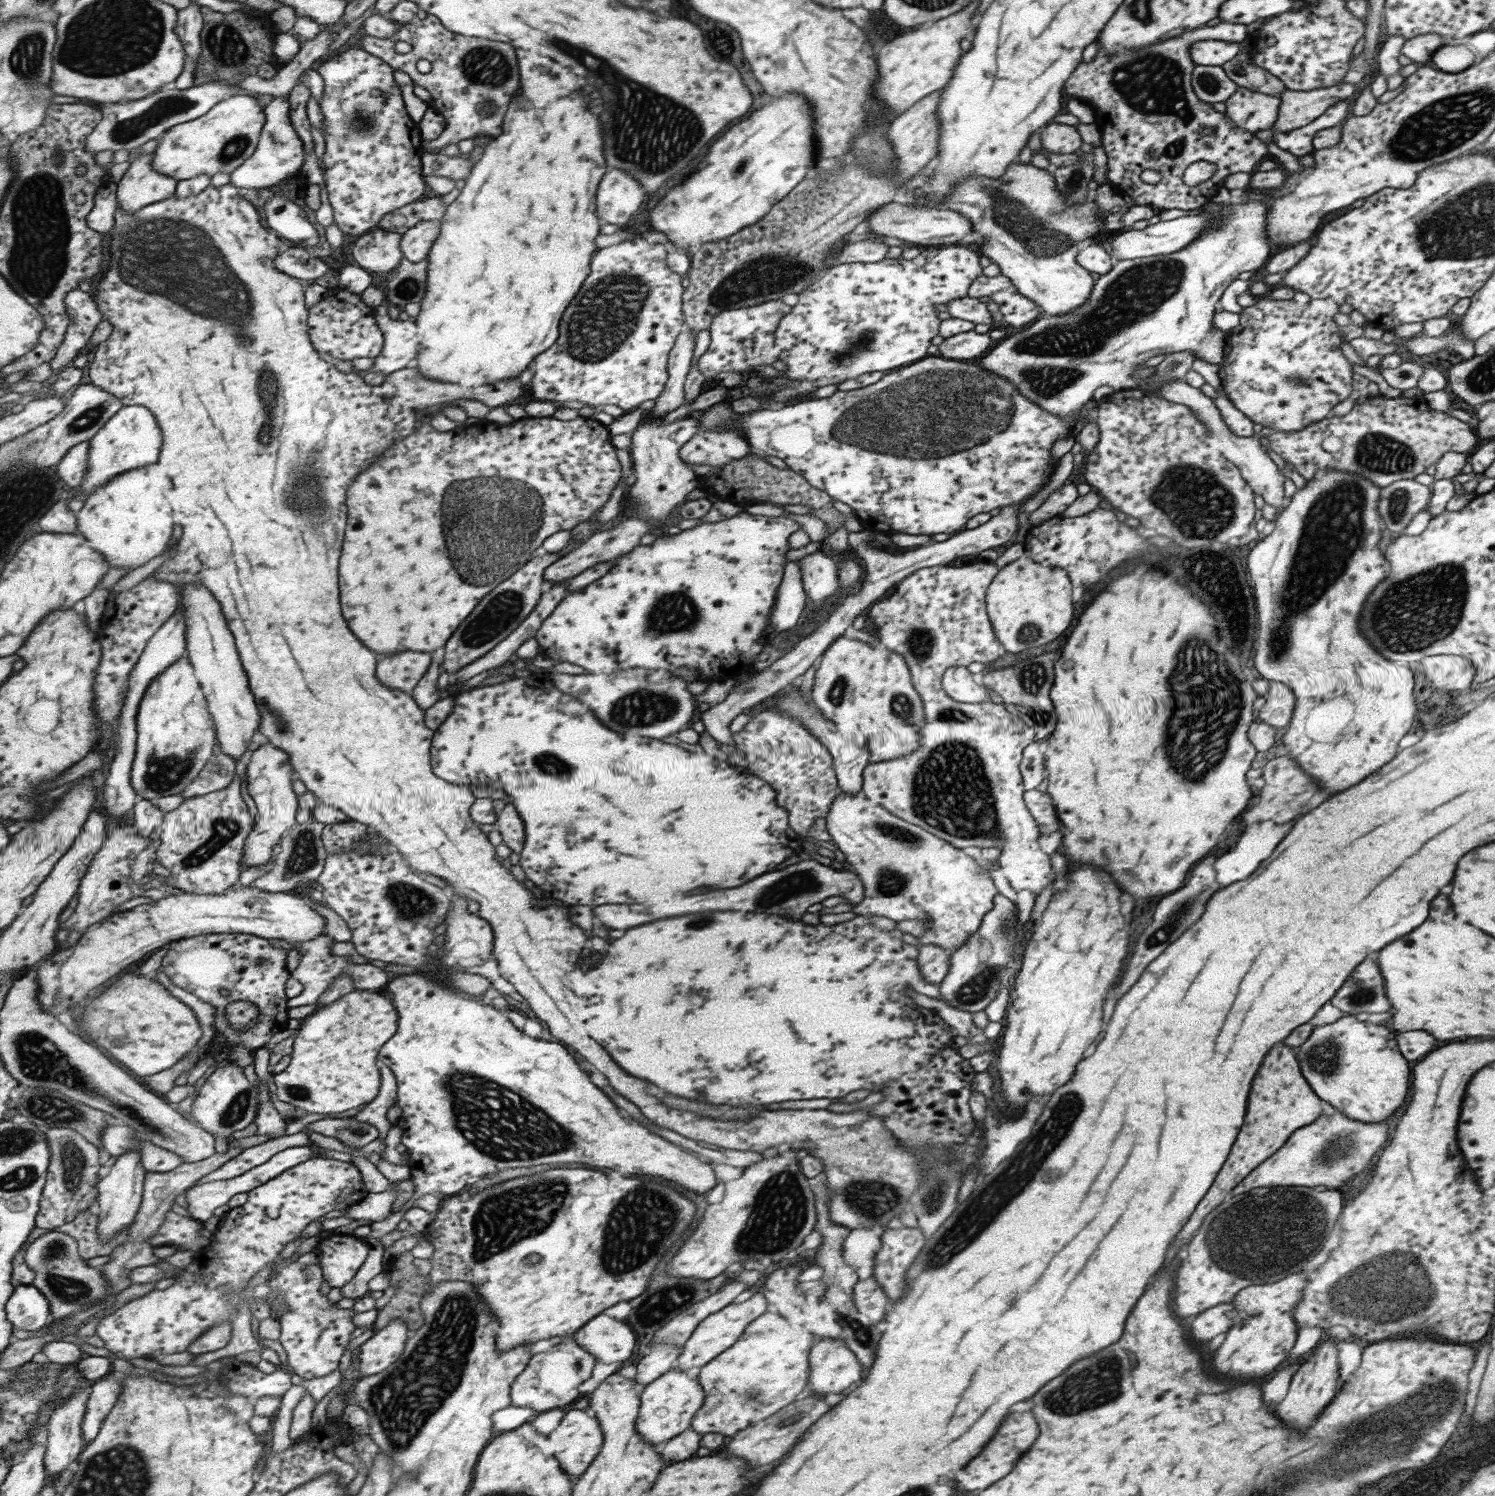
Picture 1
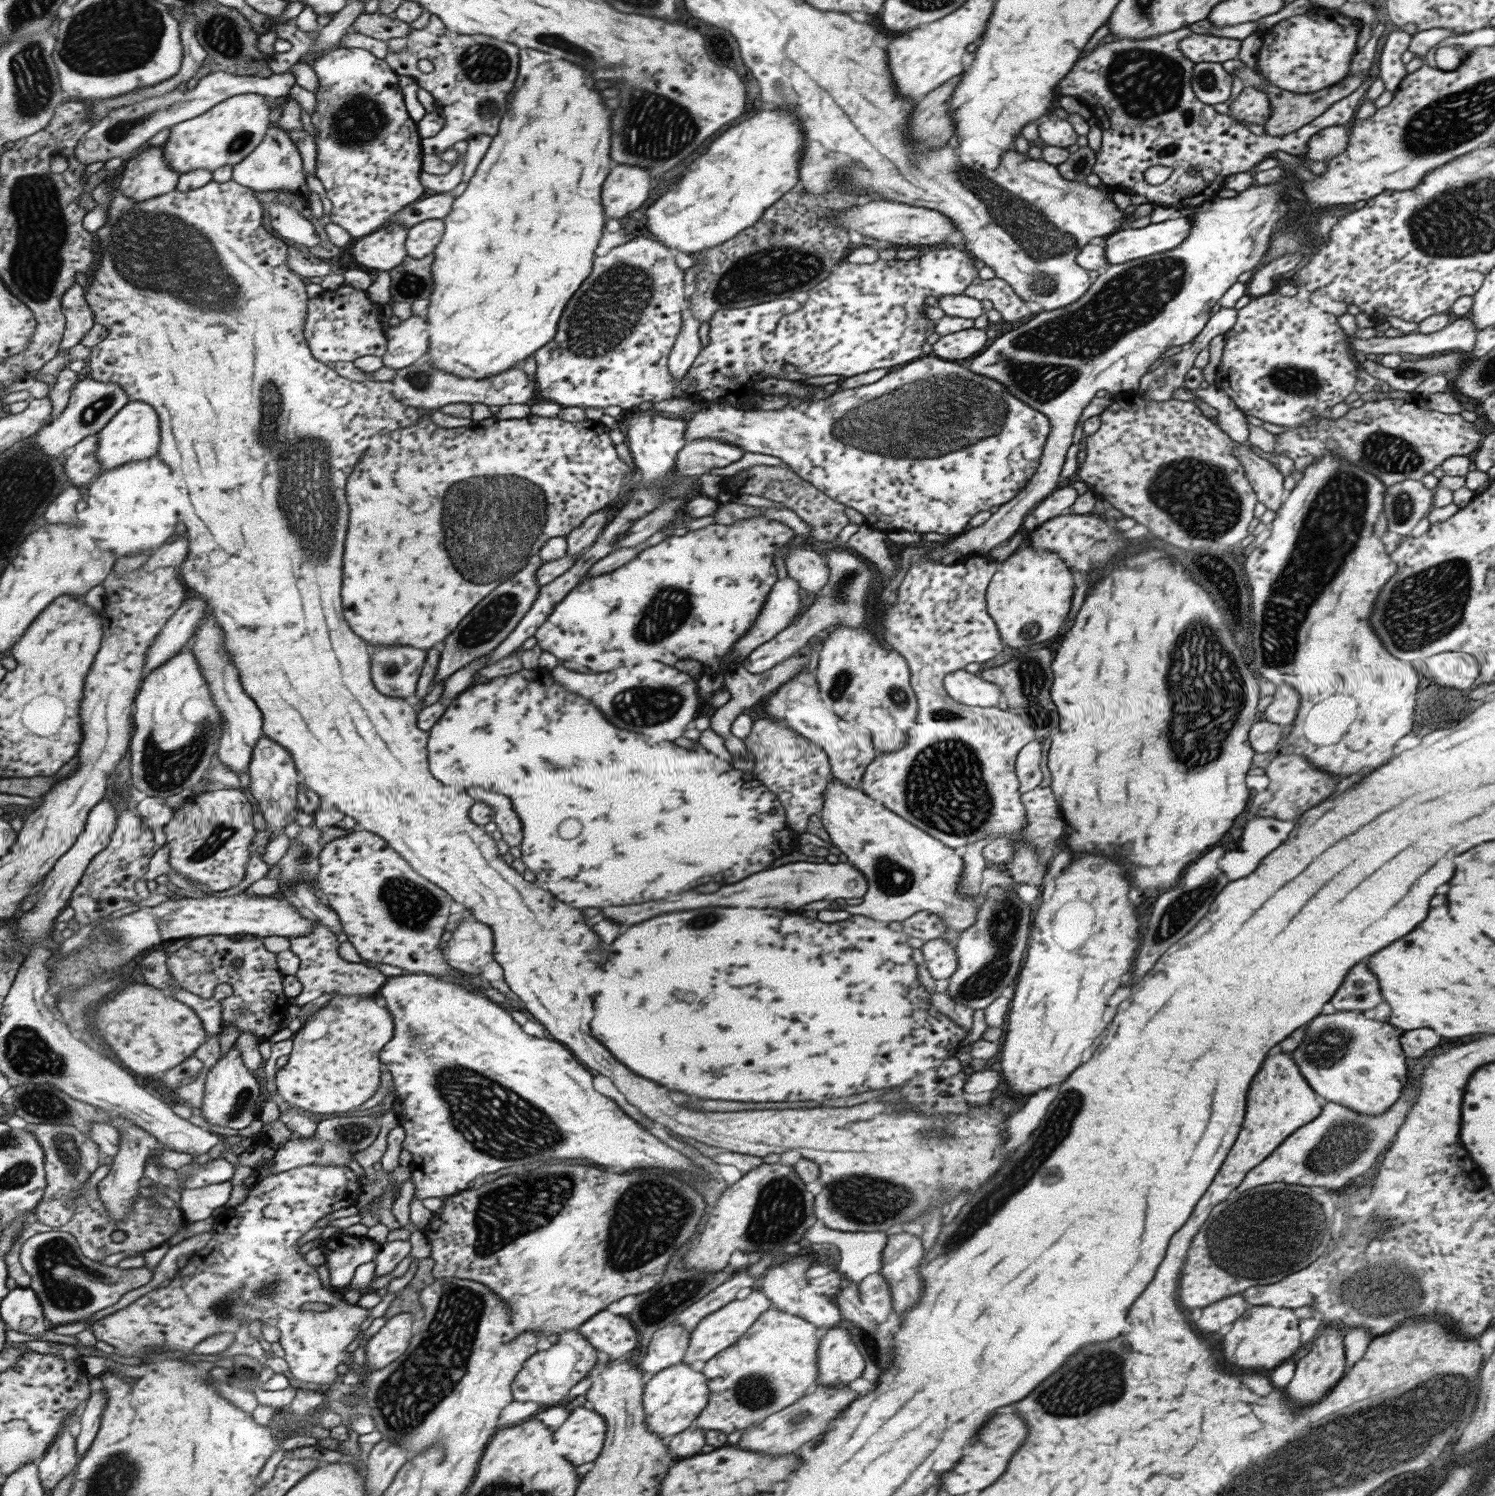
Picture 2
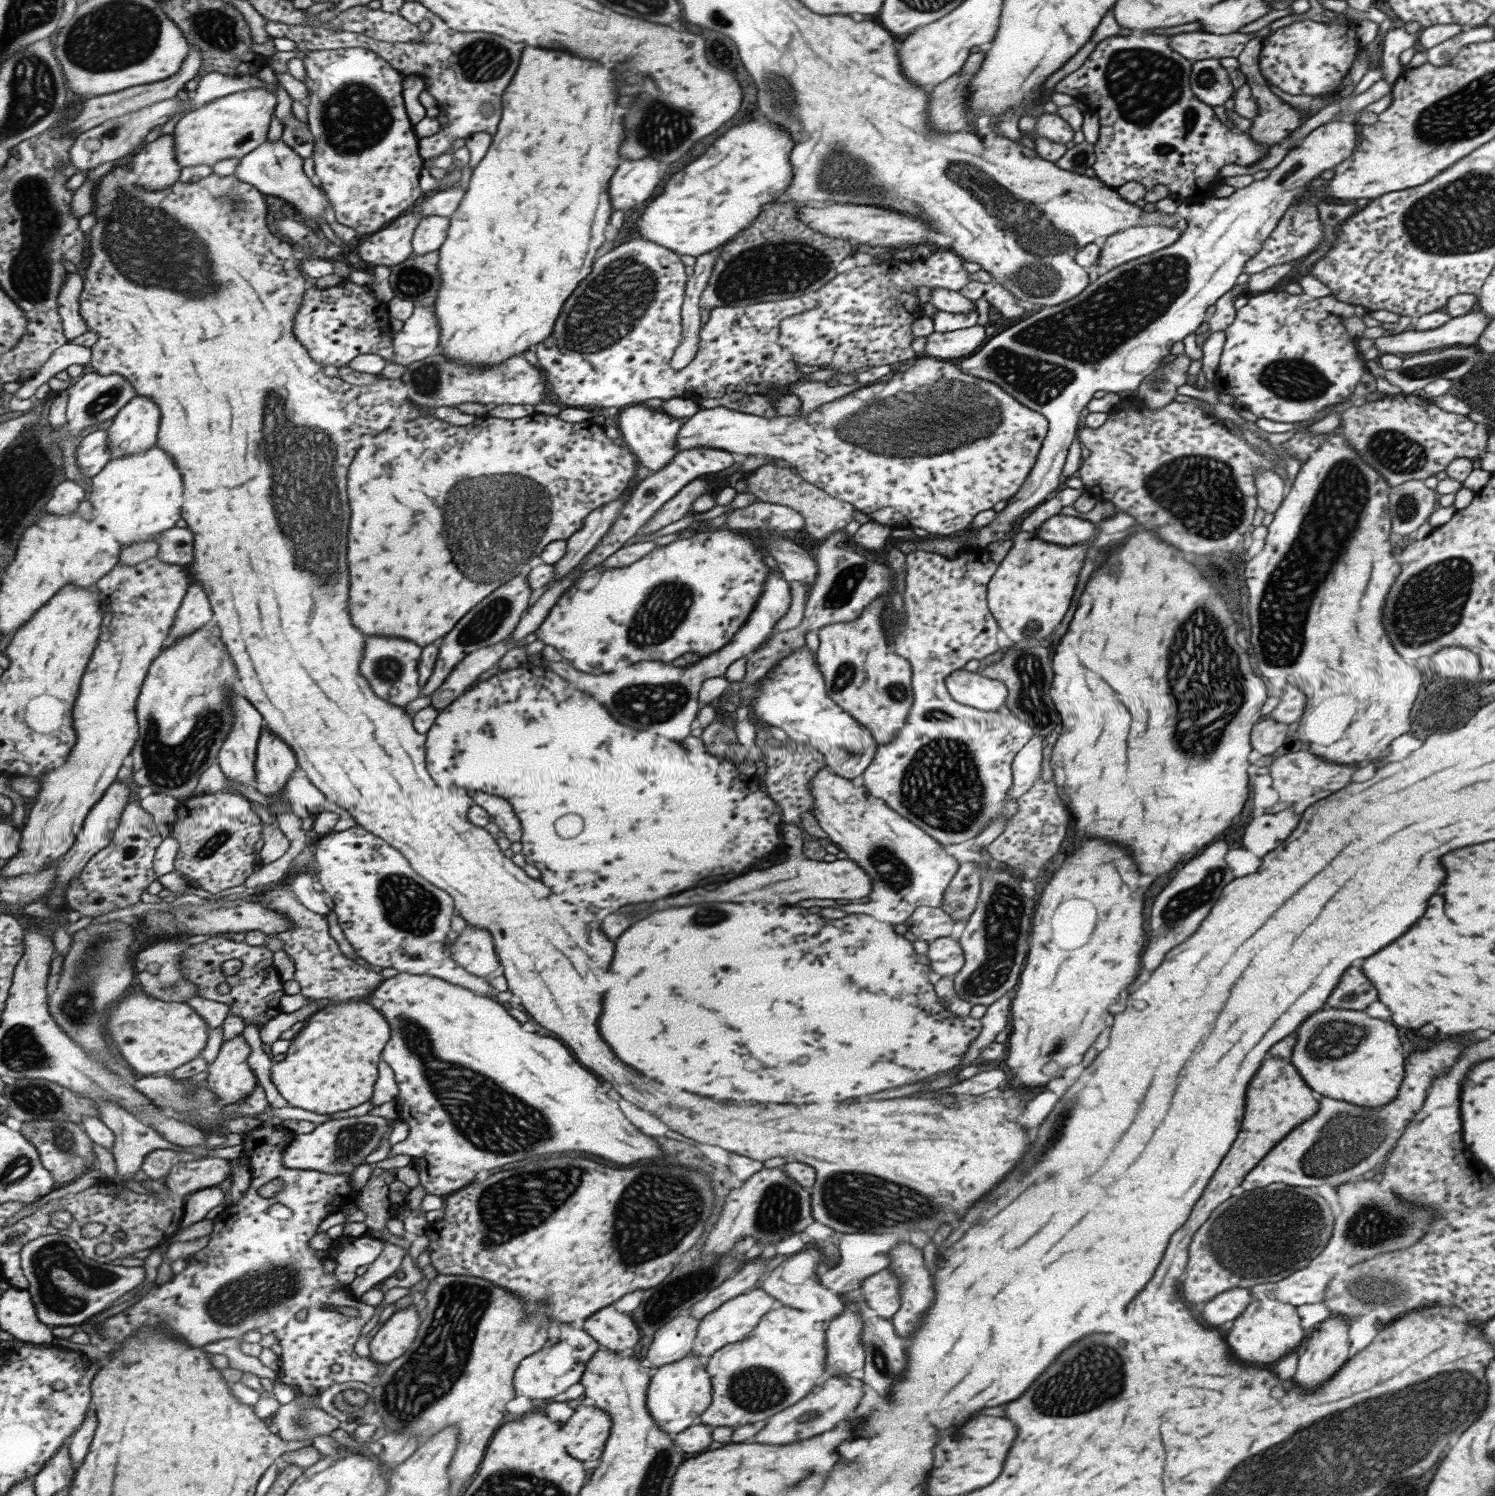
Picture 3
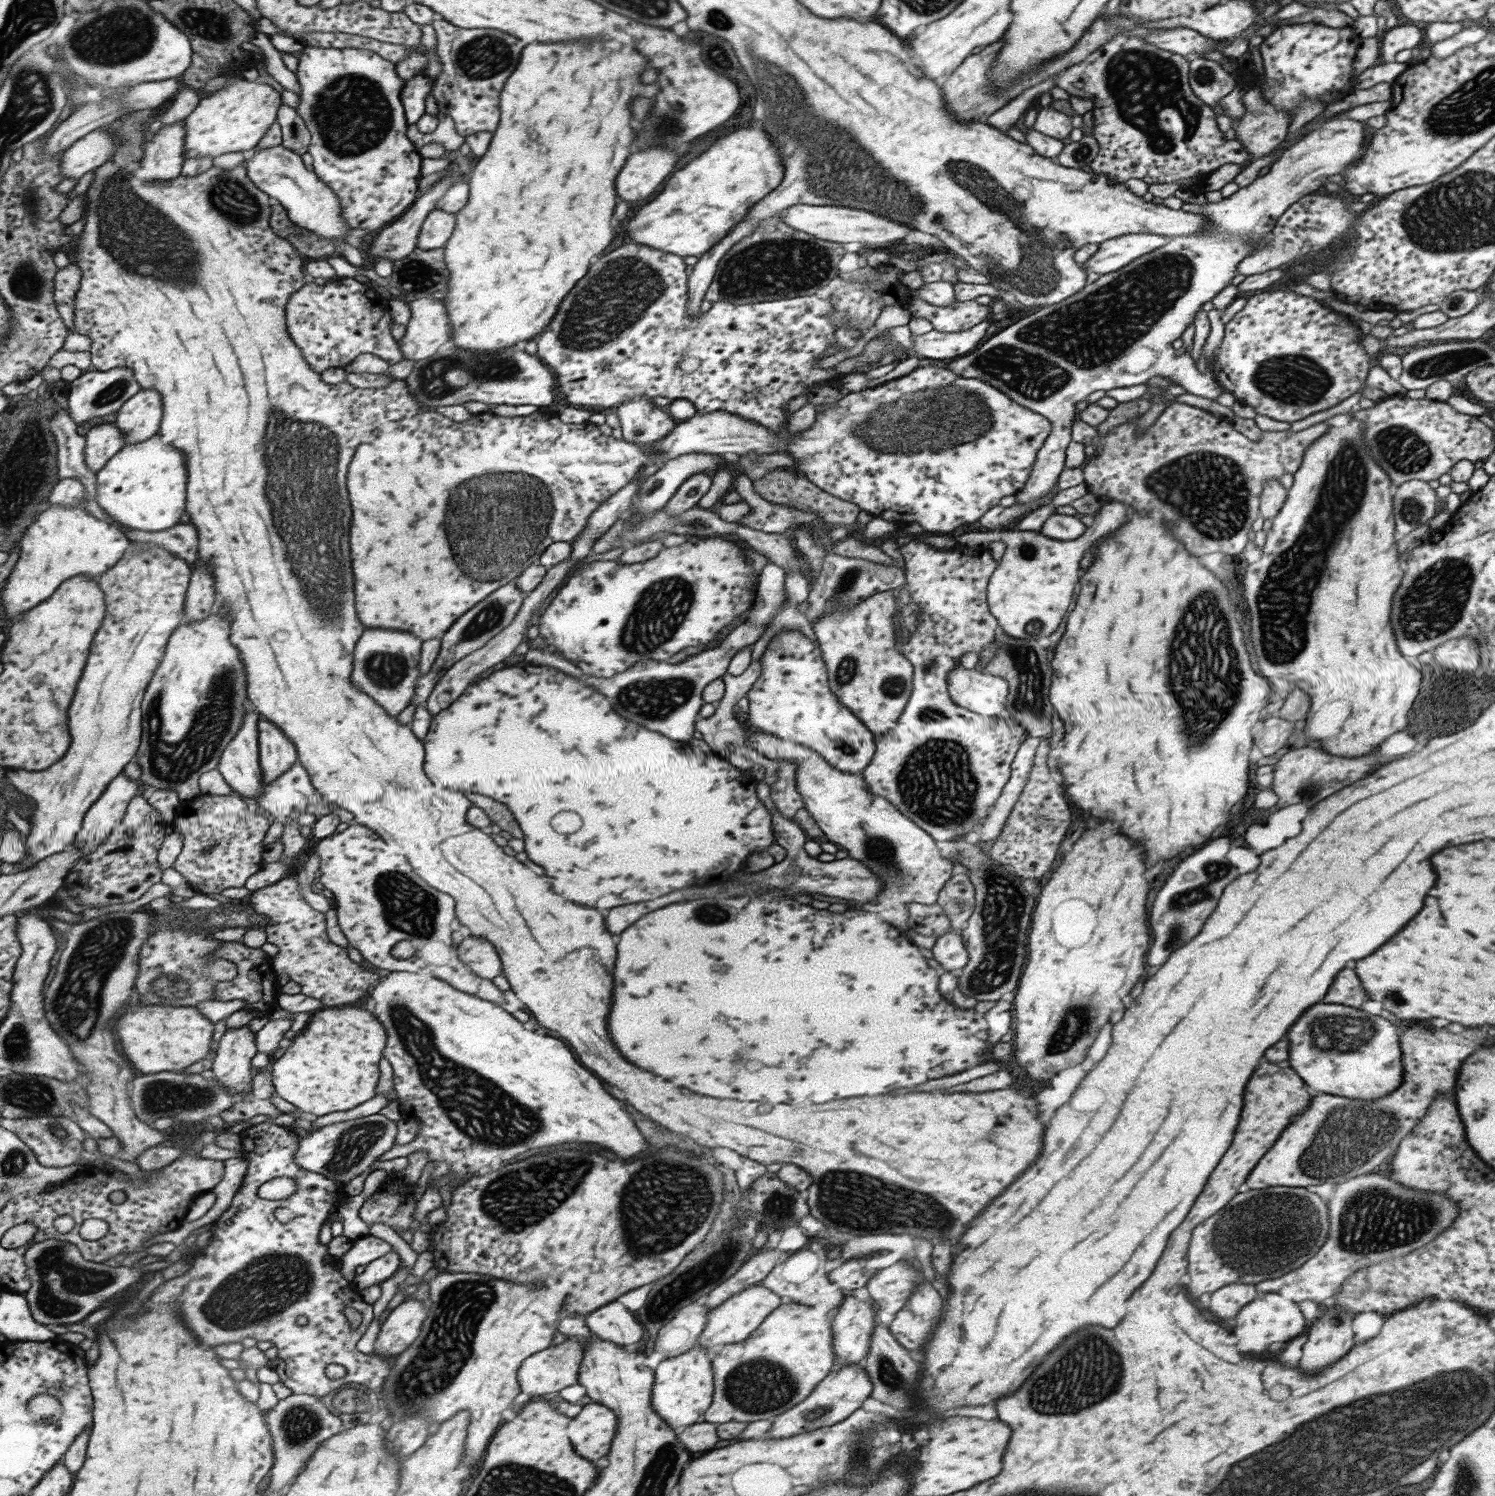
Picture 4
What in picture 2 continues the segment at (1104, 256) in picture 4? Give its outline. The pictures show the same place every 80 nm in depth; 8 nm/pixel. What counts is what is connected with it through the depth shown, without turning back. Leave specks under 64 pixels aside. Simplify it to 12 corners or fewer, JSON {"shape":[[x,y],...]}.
{"shape":[[1183,217],[1125,227],[1100,240],[1106,264],[1175,248]]}

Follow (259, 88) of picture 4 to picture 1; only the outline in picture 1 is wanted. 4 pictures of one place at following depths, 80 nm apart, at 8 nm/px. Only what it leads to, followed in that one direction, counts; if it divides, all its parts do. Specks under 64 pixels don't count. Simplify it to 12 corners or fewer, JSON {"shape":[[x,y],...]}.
{"shape":[[251,94],[170,128],[153,168],[178,182],[231,176],[266,110]]}

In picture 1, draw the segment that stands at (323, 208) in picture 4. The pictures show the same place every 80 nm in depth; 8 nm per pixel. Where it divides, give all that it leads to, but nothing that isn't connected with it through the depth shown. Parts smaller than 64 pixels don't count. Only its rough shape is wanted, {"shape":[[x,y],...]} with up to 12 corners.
{"shape":[[289,96],[266,108],[262,138],[230,176],[237,188],[269,188],[303,172],[306,148]]}

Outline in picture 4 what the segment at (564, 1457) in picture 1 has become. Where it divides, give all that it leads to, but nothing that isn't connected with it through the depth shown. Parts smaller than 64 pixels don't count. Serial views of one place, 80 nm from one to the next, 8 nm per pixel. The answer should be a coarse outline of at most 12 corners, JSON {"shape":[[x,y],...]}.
{"shape":[[590,1402],[567,1426],[579,1456],[608,1453],[618,1418]]}

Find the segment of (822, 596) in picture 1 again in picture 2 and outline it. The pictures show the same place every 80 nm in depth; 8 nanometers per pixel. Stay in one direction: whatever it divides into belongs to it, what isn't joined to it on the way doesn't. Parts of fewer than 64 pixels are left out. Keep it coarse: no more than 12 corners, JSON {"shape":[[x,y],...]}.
{"shape":[[787,546],[786,576],[815,594],[829,576],[824,558]]}

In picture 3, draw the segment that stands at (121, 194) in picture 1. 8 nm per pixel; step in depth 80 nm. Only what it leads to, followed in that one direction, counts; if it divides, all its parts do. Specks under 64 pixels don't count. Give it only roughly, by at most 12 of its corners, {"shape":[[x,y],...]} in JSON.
{"shape":[[175,132],[144,144],[130,175],[144,189],[180,181]]}

